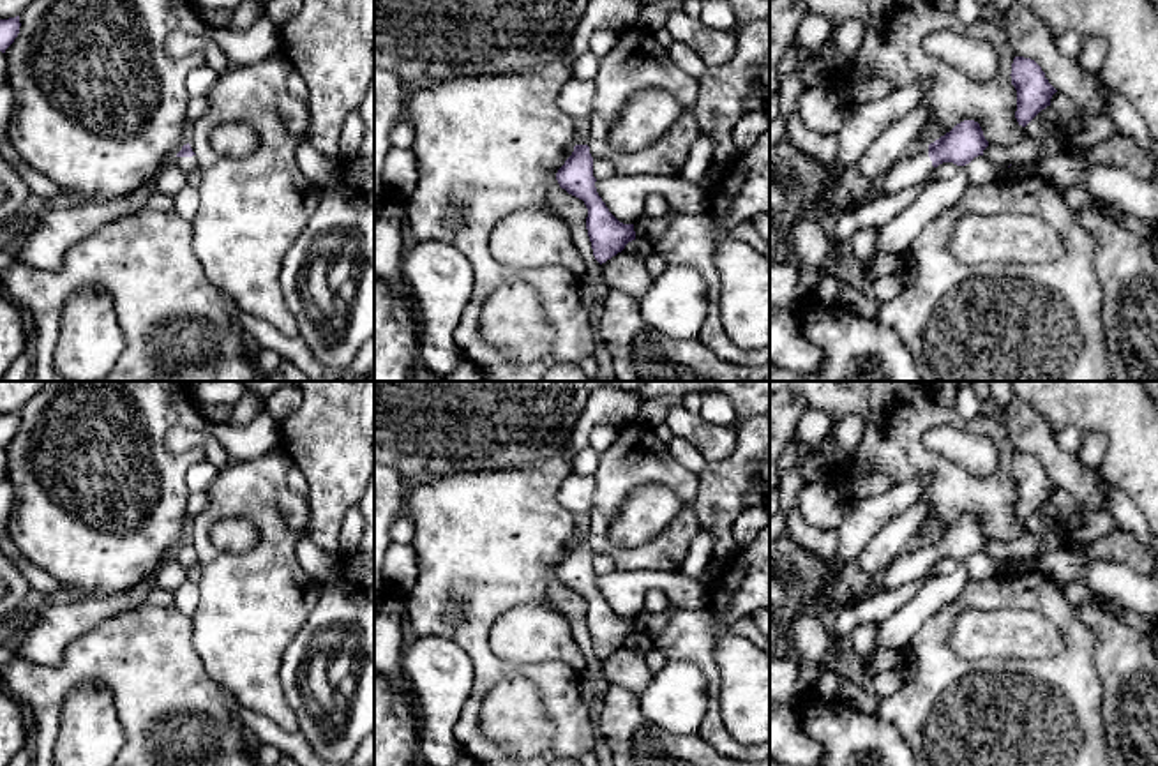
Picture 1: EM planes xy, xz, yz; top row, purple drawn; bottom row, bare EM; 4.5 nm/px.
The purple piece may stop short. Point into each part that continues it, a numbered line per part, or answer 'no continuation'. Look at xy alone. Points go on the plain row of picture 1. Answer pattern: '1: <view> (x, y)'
1: xy (187, 560)

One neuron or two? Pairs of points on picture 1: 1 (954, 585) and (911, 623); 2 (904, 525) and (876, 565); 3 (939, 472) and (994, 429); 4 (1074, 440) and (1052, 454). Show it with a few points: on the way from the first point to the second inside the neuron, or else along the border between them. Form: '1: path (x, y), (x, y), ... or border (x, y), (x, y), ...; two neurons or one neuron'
1: path (943, 590), (918, 613); one neuron
2: path (895, 535), (878, 555); one neuron
3: path (966, 484), (989, 484), (1003, 470), (1003, 456); one neuron
4: border (1052, 431), (1054, 442), (1075, 456); two neurons

